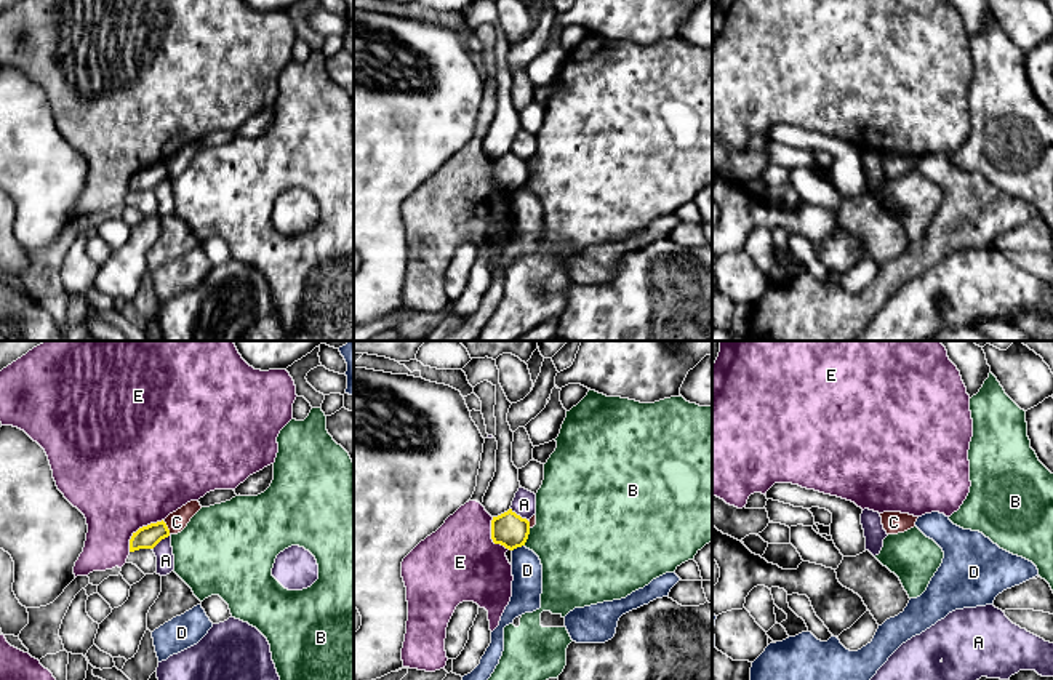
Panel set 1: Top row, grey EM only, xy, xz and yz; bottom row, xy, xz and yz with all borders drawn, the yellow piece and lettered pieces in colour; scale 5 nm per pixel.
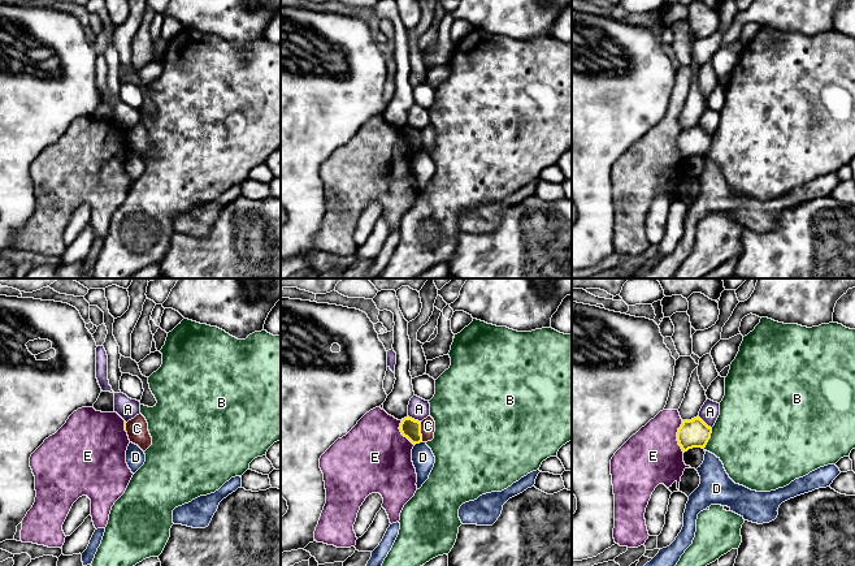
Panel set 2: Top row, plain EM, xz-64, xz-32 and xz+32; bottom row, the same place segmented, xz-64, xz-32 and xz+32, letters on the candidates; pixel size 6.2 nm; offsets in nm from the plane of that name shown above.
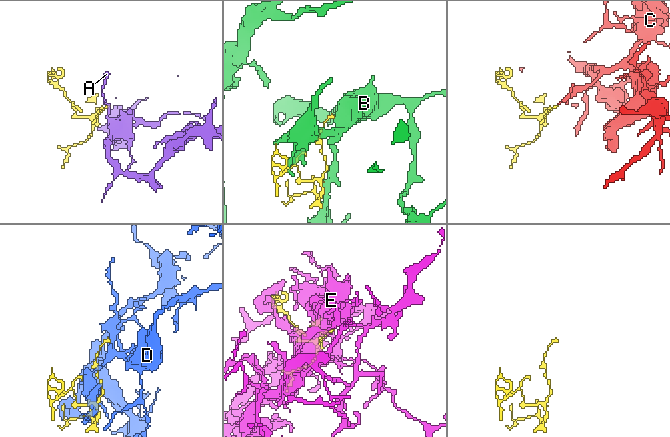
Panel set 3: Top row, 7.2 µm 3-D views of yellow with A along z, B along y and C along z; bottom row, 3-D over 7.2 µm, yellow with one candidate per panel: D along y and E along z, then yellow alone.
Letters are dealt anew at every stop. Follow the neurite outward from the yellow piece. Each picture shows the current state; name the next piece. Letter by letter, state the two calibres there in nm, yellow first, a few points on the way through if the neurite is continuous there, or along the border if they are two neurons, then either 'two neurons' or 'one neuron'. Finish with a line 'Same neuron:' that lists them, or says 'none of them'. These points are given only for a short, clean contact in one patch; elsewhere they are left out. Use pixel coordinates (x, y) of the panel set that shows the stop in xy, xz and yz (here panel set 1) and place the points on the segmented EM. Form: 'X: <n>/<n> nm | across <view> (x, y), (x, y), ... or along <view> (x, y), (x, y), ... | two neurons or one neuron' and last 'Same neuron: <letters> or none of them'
A: 170/120 nm | along xz (511, 508), (527, 520) | two neurons
B: 170/440 nm | two neurons
C: 110/100 nm | along xy (162, 520), (170, 533) | two neurons
D: 170/160 nm | two neurons
E: 110/500 nm | two neurons
Same neuron: none of them

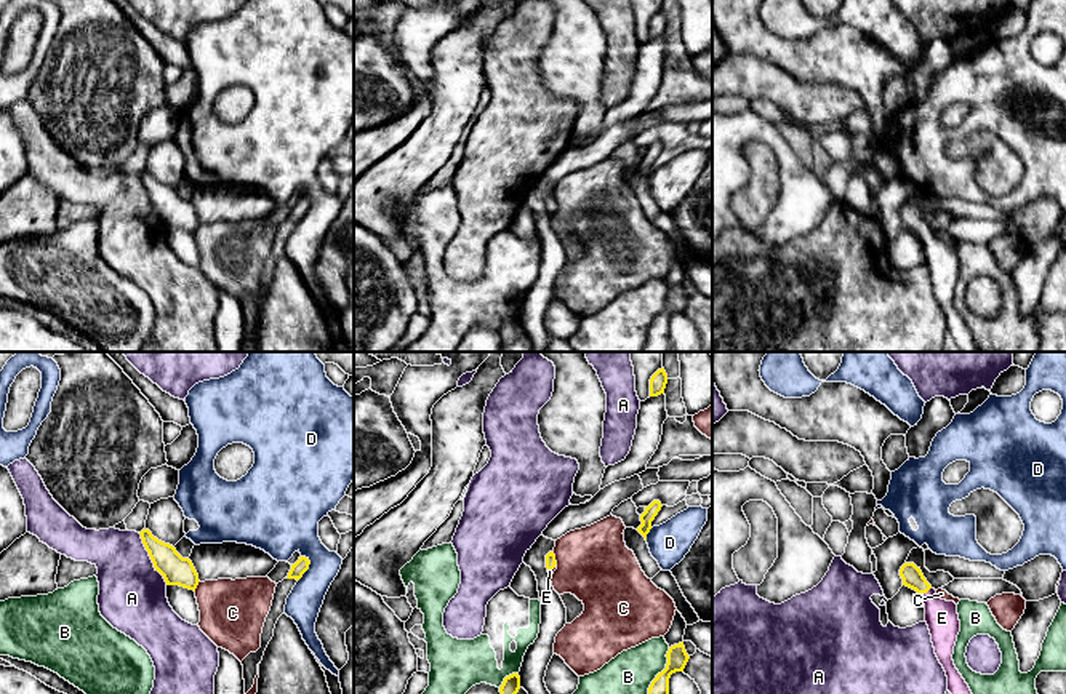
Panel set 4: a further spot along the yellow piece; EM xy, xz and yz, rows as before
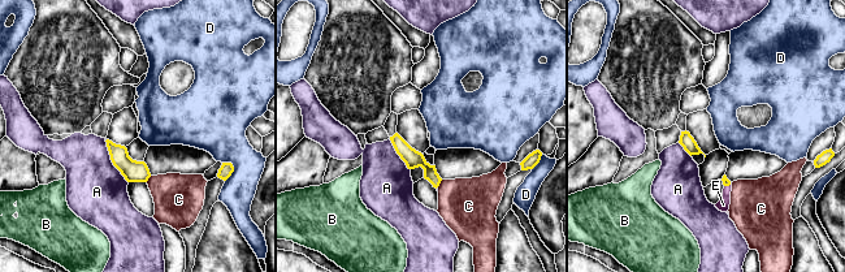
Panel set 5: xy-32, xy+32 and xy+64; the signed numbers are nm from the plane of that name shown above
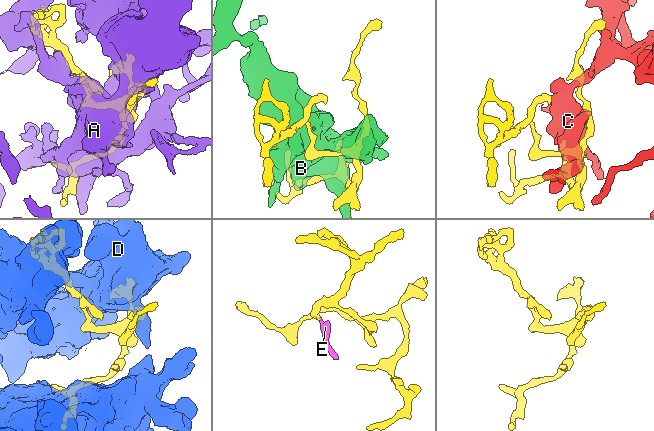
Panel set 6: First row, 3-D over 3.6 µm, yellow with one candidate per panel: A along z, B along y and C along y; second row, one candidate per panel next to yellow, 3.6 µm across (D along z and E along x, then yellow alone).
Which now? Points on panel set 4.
A: 140/340 nm | two neurons
B: 110/220 nm | two neurons
C: 50/360 nm | two neurons
D: 70/300 nm | two neurons
E: 110/160 nm | across yz (913, 578), (925, 592), (941, 618) | one neuron
Same neuron: E

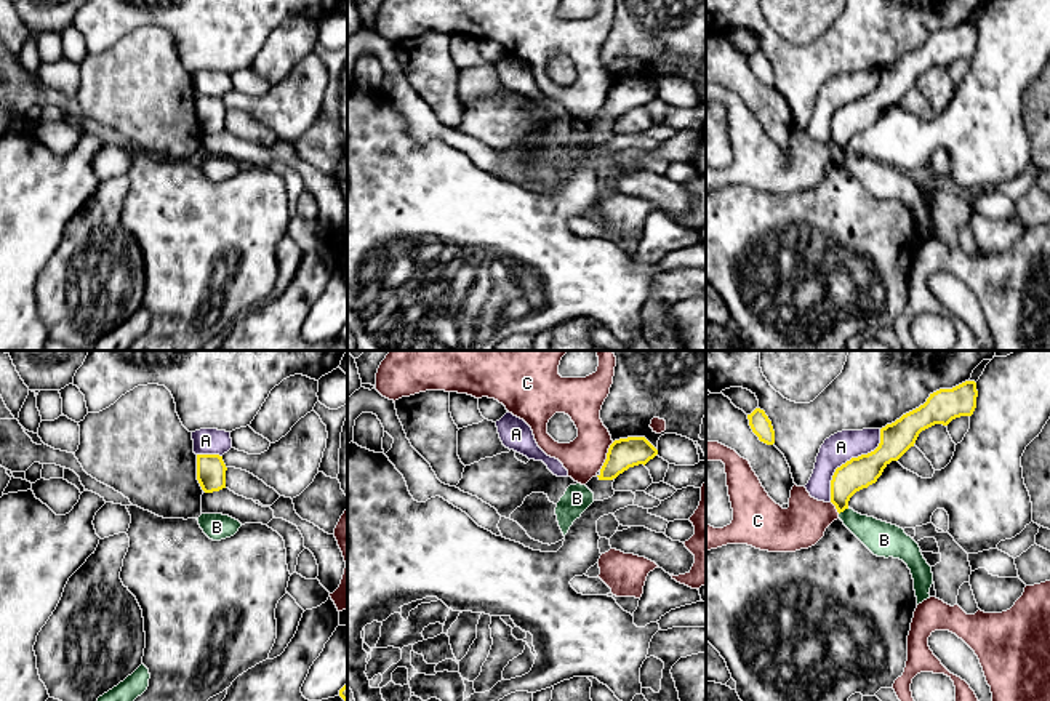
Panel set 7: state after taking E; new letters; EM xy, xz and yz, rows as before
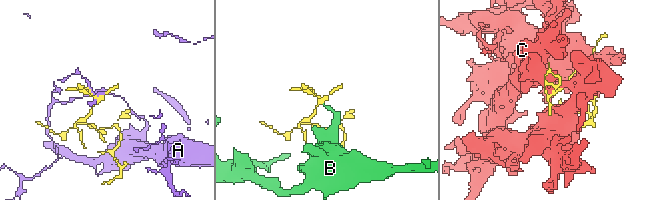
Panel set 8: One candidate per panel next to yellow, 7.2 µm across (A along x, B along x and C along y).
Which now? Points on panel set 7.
A: 160/150 nm | two neurons
B: 160/170 nm | along yz (849, 508), (839, 514) | two neurons
C: 150/200 nm | two neurons
Same neuron: none of them

